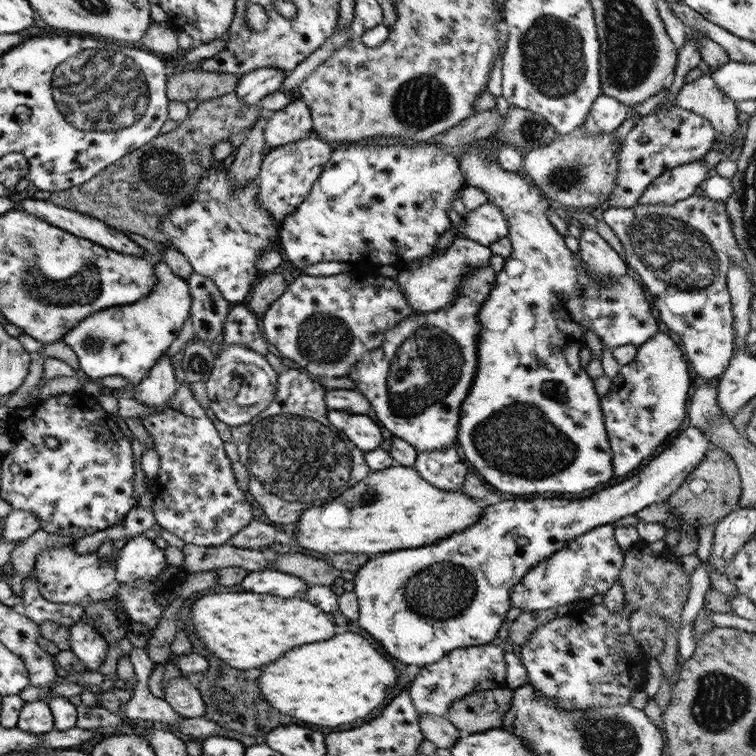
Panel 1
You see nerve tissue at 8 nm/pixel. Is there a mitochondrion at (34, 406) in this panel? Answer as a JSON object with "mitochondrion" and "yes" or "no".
{"mitochondrion":"no"}

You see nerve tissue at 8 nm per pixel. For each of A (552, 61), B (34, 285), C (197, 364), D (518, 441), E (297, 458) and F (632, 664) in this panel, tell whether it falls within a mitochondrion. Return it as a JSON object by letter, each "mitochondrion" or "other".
{"A":"mitochondrion","B":"mitochondrion","C":"mitochondrion","D":"mitochondrion","E":"mitochondrion","F":"other"}

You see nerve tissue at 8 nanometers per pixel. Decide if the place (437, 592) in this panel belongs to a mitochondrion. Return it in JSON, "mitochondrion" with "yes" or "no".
{"mitochondrion":"yes"}

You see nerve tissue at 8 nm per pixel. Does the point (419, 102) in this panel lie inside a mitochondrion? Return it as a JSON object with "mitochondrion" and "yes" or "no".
{"mitochondrion":"yes"}

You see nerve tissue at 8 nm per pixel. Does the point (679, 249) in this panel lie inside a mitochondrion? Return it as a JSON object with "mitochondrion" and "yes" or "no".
{"mitochondrion":"yes"}

